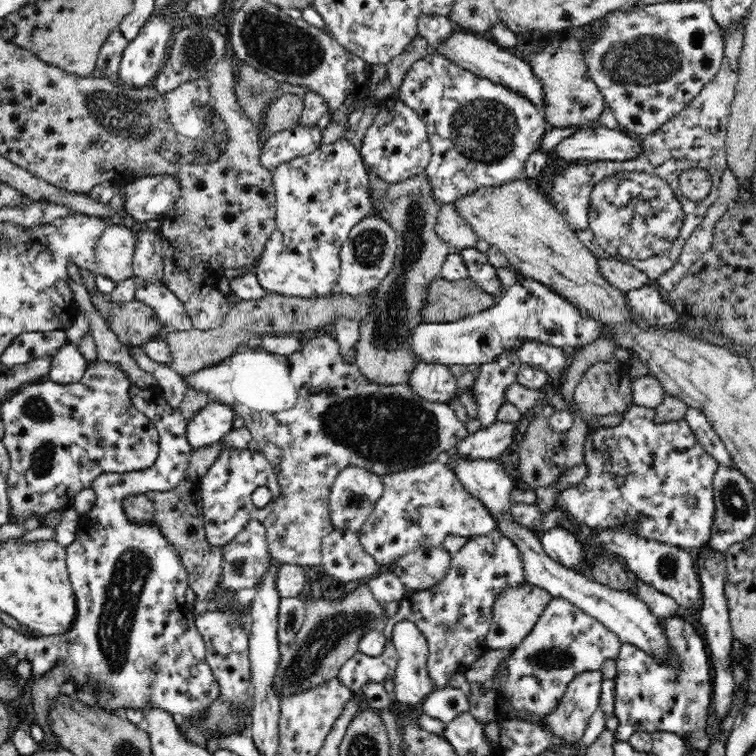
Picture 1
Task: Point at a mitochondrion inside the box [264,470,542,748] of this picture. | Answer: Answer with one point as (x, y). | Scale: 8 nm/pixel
(331, 631)

